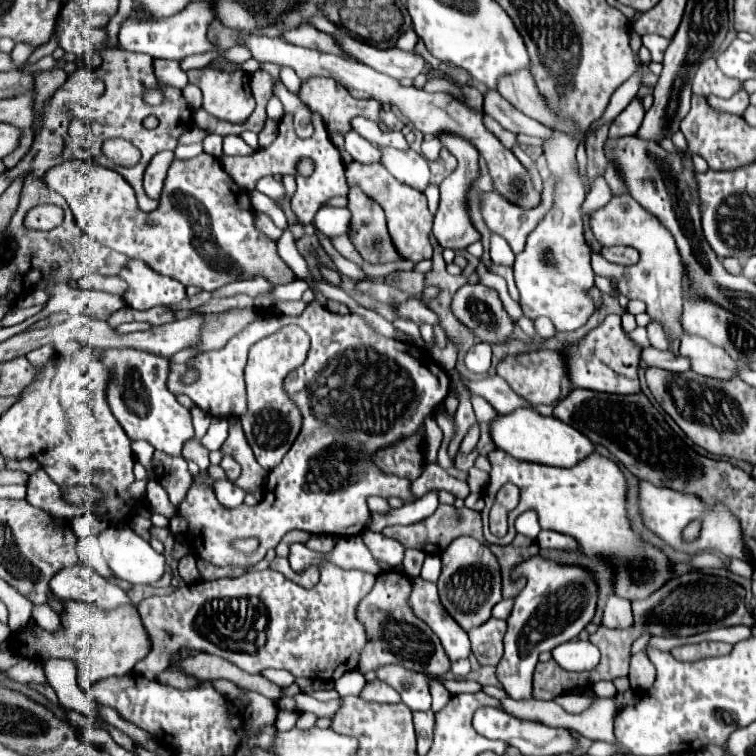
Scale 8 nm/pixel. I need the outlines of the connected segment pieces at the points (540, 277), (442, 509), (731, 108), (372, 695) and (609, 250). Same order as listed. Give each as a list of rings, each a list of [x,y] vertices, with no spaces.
[[[554,131],[554,139],[546,141],[544,155],[548,159],[550,173],[558,177],[554,207],[528,235],[524,251],[518,253],[514,261],[514,279],[520,291],[520,307],[524,315],[532,321],[540,315],[548,317],[558,333],[582,327],[594,313],[594,303],[586,295],[586,291],[594,285],[594,273],[590,267],[590,249],[584,241],[584,225],[580,215],[580,205],[586,193],[574,169],[576,147],[578,143],[560,131]]]
[[[440,505],[433,515],[424,519],[422,523],[414,523],[410,527],[392,527],[390,525],[390,527],[384,527],[382,533],[387,537],[397,539],[406,547],[433,554],[444,551],[450,545],[450,541],[454,541],[460,535],[470,535],[470,537],[476,537],[478,541],[486,543],[484,537],[482,537],[480,513],[472,511],[472,509],[466,509],[466,507],[464,509],[456,509],[454,505]]]
[[[744,87],[734,93],[730,99],[722,99],[722,97],[708,97],[708,103],[714,111],[718,113],[732,113],[732,115],[742,115],[748,107],[748,93],[744,91]]]
[[[374,679],[370,683],[366,683],[366,687],[360,693],[362,699],[366,701],[380,701],[380,703],[400,703],[400,695],[394,687],[390,687],[388,683],[382,683],[380,679]]]
[[[604,247],[602,255],[608,261],[620,263],[620,265],[632,265],[638,261],[638,251],[634,251],[632,247]]]

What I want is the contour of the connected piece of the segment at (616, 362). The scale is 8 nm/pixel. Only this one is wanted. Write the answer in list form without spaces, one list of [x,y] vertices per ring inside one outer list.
[[[608,315],[604,325],[590,331],[580,345],[564,349],[570,355],[570,381],[574,387],[602,391],[602,393],[616,393],[616,395],[636,395],[640,393],[638,385],[638,361],[640,361],[640,347],[624,335],[620,325],[620,315]]]

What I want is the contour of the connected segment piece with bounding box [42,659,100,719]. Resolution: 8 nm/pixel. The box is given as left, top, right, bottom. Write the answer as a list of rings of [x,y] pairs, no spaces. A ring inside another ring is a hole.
[[[42,659],[46,681],[56,691],[60,703],[68,709],[76,709],[90,719],[100,719],[94,703],[76,683],[76,663],[70,659]]]

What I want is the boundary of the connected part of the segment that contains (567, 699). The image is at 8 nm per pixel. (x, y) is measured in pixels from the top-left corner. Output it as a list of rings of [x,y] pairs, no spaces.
[[[566,693],[566,695],[558,695],[556,699],[554,699],[564,711],[568,711],[568,713],[580,713],[580,711],[584,711],[586,707],[590,707],[590,699],[588,697],[584,697],[584,695],[570,695],[570,693]]]

